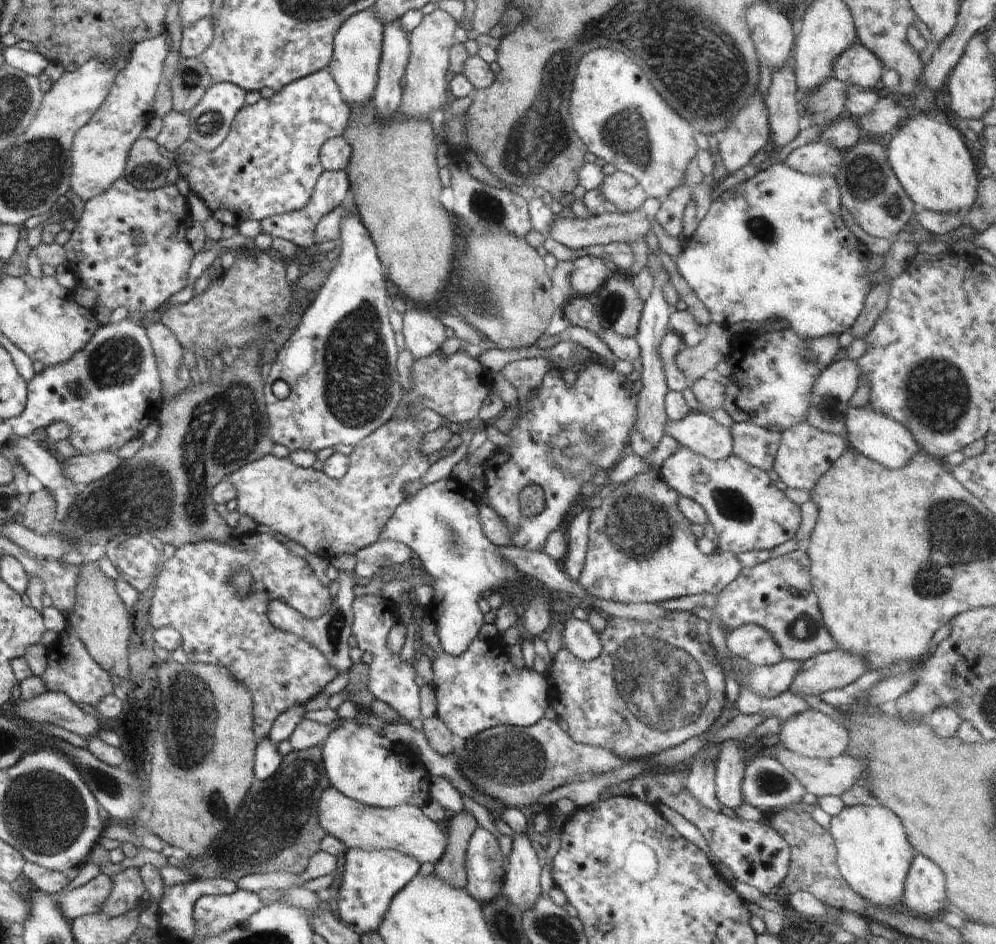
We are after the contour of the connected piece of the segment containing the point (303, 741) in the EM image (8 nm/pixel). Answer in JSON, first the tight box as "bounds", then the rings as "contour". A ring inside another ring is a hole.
{"bounds":[288,718,344,751],"contour":[[[338,718],[332,724],[325,725],[314,720],[302,719],[302,722],[296,726],[296,730],[292,732],[288,739],[288,744],[292,746],[294,751],[301,751],[315,746],[322,746],[324,740],[328,738],[328,734],[340,726],[344,720]]]}

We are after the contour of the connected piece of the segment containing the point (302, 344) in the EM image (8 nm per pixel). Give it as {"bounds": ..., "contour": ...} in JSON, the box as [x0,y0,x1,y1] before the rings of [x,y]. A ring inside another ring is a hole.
{"bounds":[264,212,402,454],"contour":[[[350,212],[342,218],[338,244],[340,254],[332,263],[326,282],[316,292],[316,298],[277,353],[264,385],[265,407],[270,421],[268,438],[290,452],[308,450],[316,454],[330,447],[351,449],[392,419],[402,401],[402,386],[398,382],[397,371],[399,350],[388,320],[389,295],[382,274],[382,262],[358,214]],[[276,380],[284,380],[290,387],[289,396],[283,400],[272,393],[272,384]]]}

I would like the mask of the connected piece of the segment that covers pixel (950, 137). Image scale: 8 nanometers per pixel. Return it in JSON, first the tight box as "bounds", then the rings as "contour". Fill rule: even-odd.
{"bounds":[886,113,980,214],"contour":[[[912,113],[892,134],[886,147],[890,168],[894,171],[902,190],[908,194],[914,204],[944,214],[966,212],[976,200],[980,176],[975,170],[975,156],[968,150],[961,134],[945,120],[933,117],[928,113]]]}

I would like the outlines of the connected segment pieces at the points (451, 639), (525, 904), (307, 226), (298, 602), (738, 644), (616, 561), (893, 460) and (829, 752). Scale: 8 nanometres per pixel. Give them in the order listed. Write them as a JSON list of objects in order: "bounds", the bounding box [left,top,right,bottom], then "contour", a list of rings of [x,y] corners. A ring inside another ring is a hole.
[{"bounds":[378,476,520,656],"contour":[[[452,476],[437,480],[426,484],[414,496],[406,498],[402,504],[399,504],[378,538],[378,540],[390,538],[390,540],[402,542],[420,558],[423,572],[428,574],[432,580],[434,589],[432,601],[424,606],[424,612],[436,624],[442,650],[452,656],[460,656],[466,652],[470,642],[476,638],[484,623],[484,614],[481,613],[480,606],[477,605],[480,598],[504,588],[509,593],[509,585],[513,587],[516,580],[520,582],[519,570],[516,570],[510,562],[506,562],[500,556],[496,545],[486,538],[484,528],[480,524],[480,516],[478,516],[479,504],[480,497],[466,483]]]},{"bounds":[500,834,542,914],"contour":[[[515,834],[500,893],[504,894],[521,914],[532,910],[540,898],[541,870],[542,866],[528,836]]]},{"bounds":[260,169,351,252],"contour":[[[344,169],[338,171],[323,170],[316,186],[314,186],[314,192],[312,192],[312,198],[308,200],[308,204],[304,208],[288,212],[288,214],[267,216],[264,220],[260,221],[260,233],[268,234],[271,238],[284,238],[296,244],[296,246],[299,246],[305,252],[310,252],[316,247],[316,238],[314,238],[316,224],[320,222],[321,218],[324,218],[332,210],[338,208],[338,206],[342,206],[346,200],[351,198],[350,192],[349,176]]]},{"bounds":[150,533,340,741],"contour":[[[270,533],[233,535],[228,542],[204,540],[190,542],[180,546],[175,554],[160,563],[160,568],[154,578],[154,590],[150,602],[150,624],[154,630],[172,628],[180,634],[181,646],[186,652],[190,663],[216,664],[229,670],[236,680],[244,684],[244,688],[252,694],[253,700],[253,730],[256,741],[268,737],[276,718],[296,704],[305,704],[340,674],[330,662],[310,646],[306,640],[296,634],[274,628],[268,620],[268,604],[270,600],[280,600],[294,607],[304,618],[316,620],[330,610],[333,598],[330,590],[312,571],[308,562],[290,552]],[[236,570],[248,570],[252,577],[251,591],[240,595],[232,584],[232,574]]]},{"bounds":[725,622,784,666],"contour":[[[754,622],[746,623],[725,634],[726,648],[731,654],[746,658],[756,666],[774,666],[784,660],[780,646],[772,634]]]},{"bounds":[577,434,743,604],"contour":[[[665,434],[660,444],[643,458],[650,465],[650,472],[636,475],[627,481],[626,486],[616,488],[605,501],[602,501],[601,506],[589,514],[588,550],[577,581],[592,598],[622,604],[642,604],[664,602],[690,594],[710,593],[717,597],[743,569],[737,555],[732,552],[716,550],[706,555],[700,551],[697,538],[692,533],[691,522],[684,518],[683,512],[680,512],[678,506],[680,495],[660,478],[662,463],[676,452],[678,445],[674,438]]]},{"bounds":[844,403,922,470],"contour":[[[869,403],[862,408],[850,406],[848,412],[846,412],[844,424],[846,424],[848,444],[860,454],[864,454],[866,458],[879,462],[888,470],[902,468],[910,462],[910,458],[916,456],[916,453],[922,450],[908,428],[904,428],[902,424],[892,420],[886,414],[876,412]]]},{"bounds":[774,708,850,759],"contour":[[[808,708],[804,712],[792,714],[788,720],[784,720],[779,726],[779,732],[774,735],[778,744],[796,754],[815,759],[830,759],[840,755],[846,755],[850,734],[846,726],[839,718],[832,718],[815,709]]]}]

